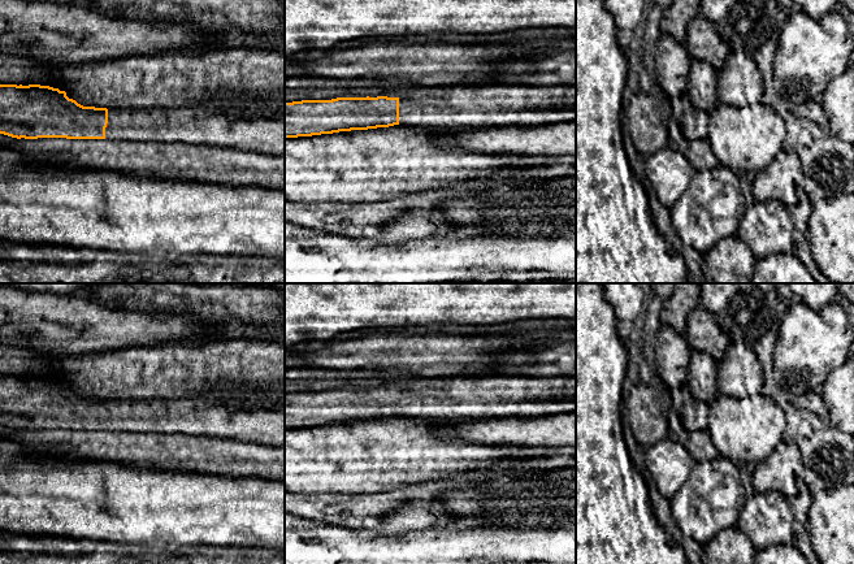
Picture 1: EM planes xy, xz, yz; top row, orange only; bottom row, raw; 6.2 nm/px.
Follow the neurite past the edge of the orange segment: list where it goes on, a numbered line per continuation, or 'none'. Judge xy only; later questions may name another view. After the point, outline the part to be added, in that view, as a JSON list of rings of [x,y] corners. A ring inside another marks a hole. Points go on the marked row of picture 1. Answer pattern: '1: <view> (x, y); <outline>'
1: xy (247, 129); [[[186,104],[108,108],[105,139],[188,143],[285,156],[285,110]]]

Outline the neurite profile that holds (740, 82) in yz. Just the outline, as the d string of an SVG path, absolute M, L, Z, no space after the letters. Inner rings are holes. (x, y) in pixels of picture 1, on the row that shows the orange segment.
M741 47L729 48L723 68L718 71L718 99L732 107L759 103L764 92L763 75Z

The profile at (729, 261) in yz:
M738 235L721 239L706 253L706 265L715 283L751 283L757 260Z

